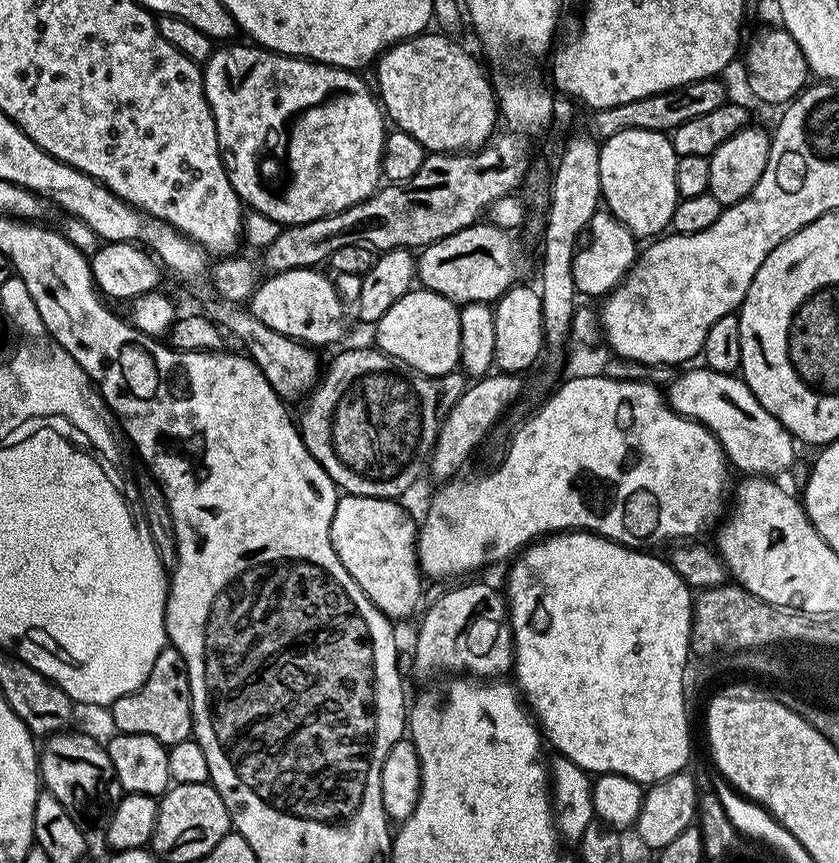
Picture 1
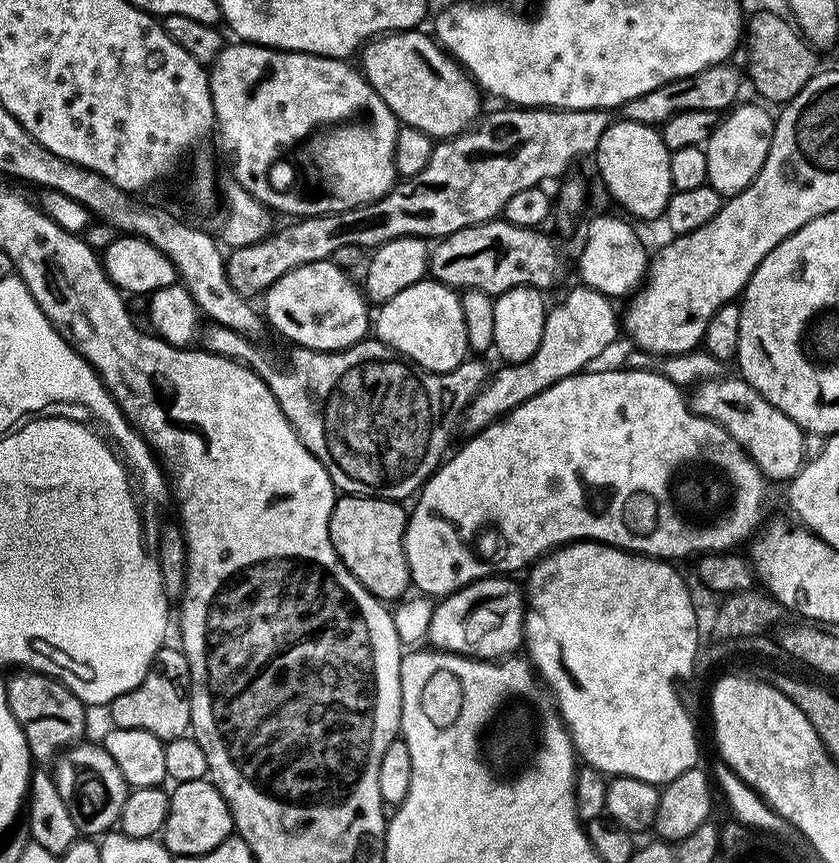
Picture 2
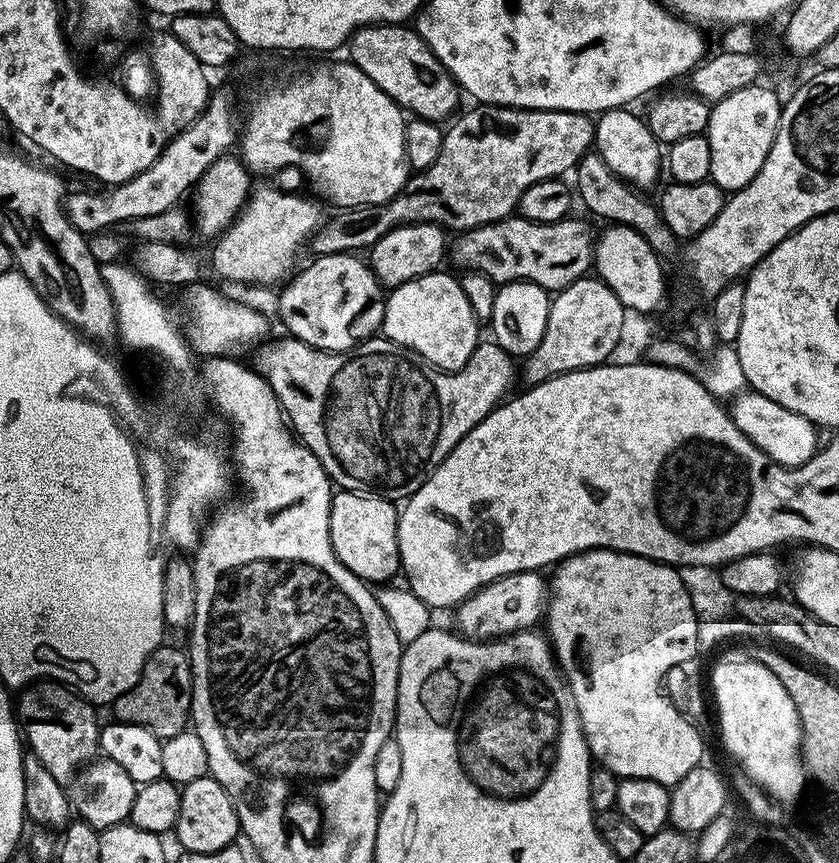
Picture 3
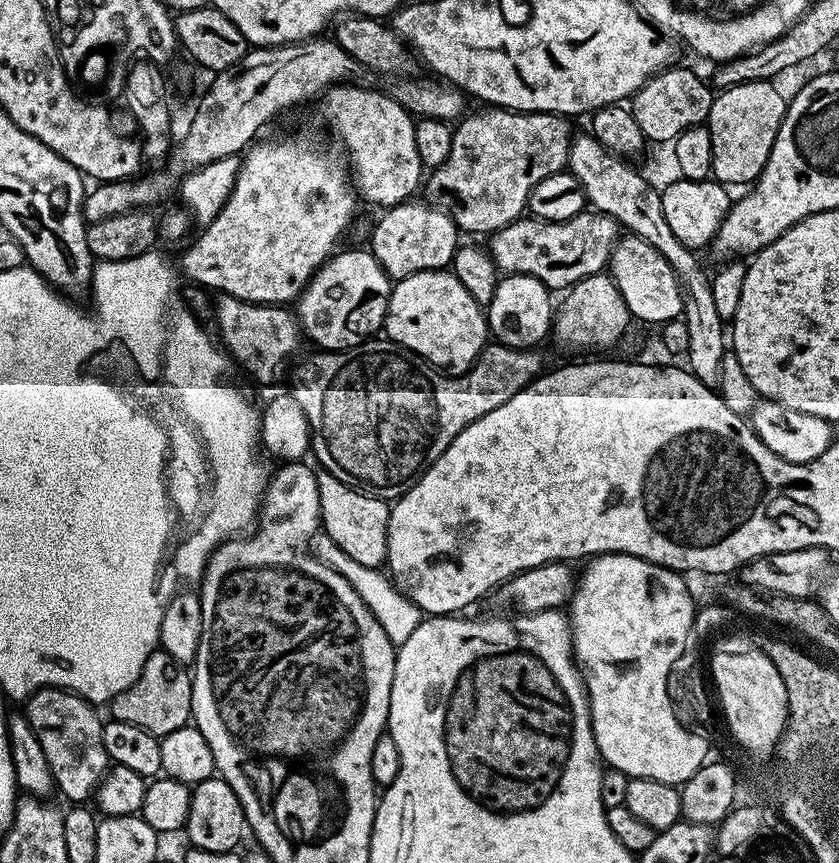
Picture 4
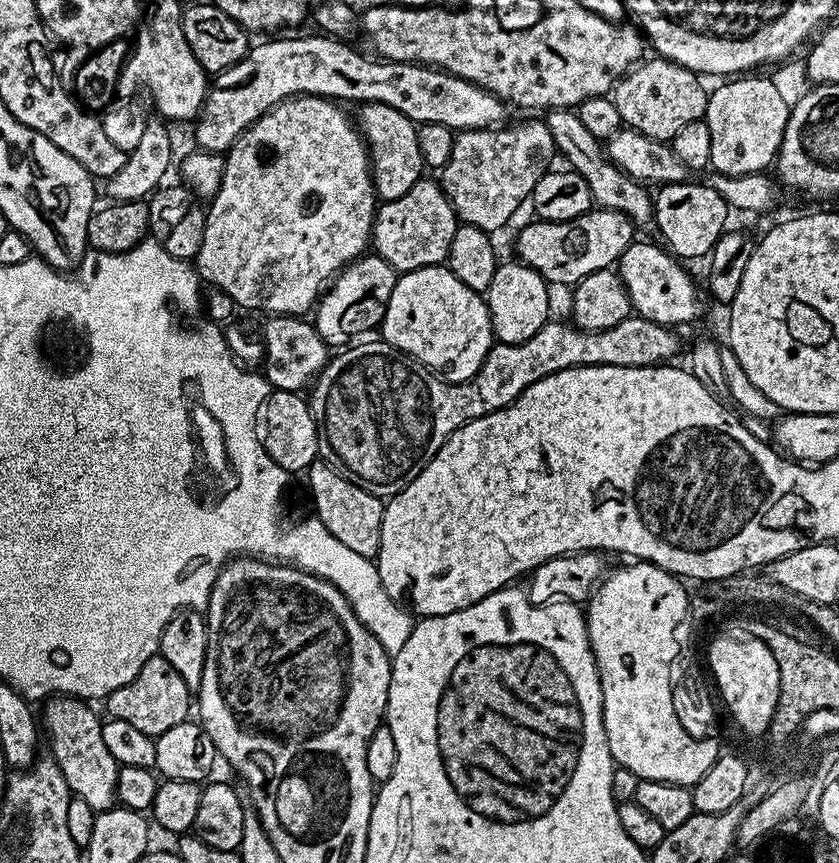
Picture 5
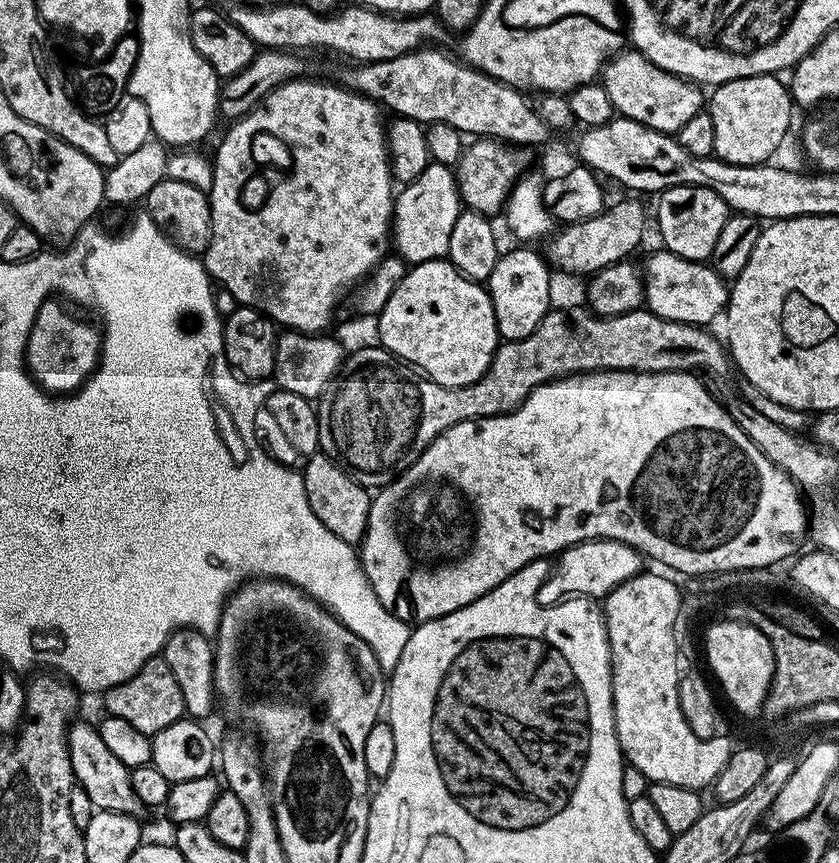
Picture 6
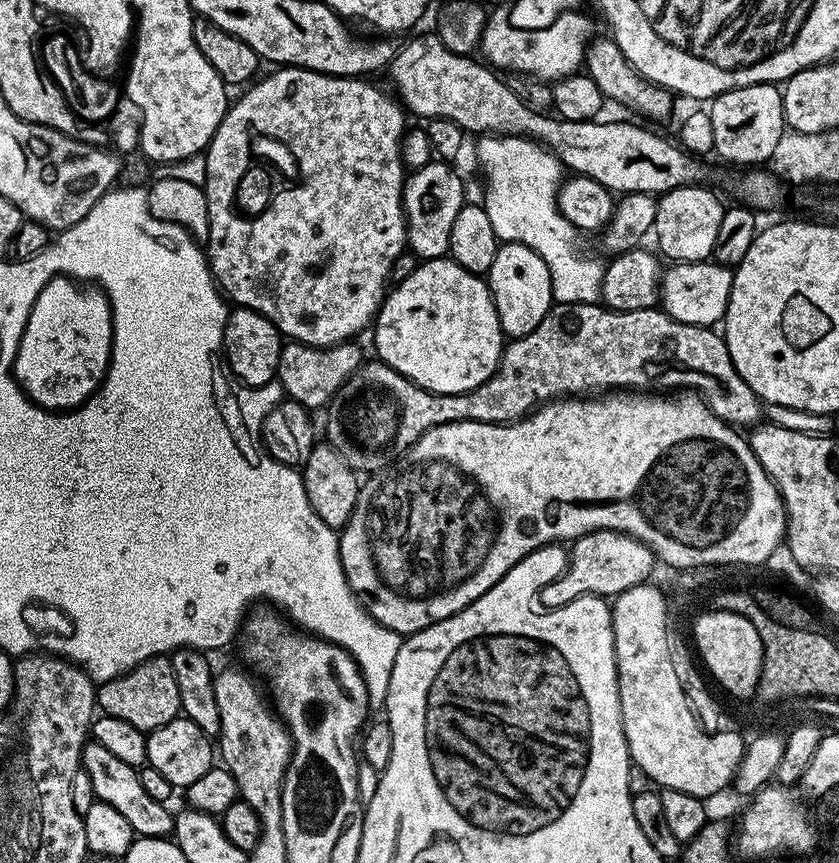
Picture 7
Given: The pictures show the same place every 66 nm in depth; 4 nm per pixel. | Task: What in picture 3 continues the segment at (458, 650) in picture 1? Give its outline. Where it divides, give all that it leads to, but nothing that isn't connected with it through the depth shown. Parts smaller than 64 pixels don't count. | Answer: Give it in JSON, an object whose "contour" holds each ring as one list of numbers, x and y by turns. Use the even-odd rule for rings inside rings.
{"contour":[[539,571,515,572,506,574,485,588,477,590,473,596,467,596,455,609,459,635,470,640,494,640,497,636,509,636,511,632,532,630,541,623,546,612,550,595]]}

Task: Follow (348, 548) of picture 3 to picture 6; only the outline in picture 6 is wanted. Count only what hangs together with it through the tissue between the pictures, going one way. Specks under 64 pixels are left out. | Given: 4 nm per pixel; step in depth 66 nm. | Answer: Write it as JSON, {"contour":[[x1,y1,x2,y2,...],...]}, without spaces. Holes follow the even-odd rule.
{"contour":[[323,454,311,456,304,464,302,475,310,510,318,514,318,522,322,522,322,526,326,526,330,534,338,534,338,538,342,538,347,544,359,545,364,538,372,505,369,489,363,488,340,465,332,463,330,457]]}

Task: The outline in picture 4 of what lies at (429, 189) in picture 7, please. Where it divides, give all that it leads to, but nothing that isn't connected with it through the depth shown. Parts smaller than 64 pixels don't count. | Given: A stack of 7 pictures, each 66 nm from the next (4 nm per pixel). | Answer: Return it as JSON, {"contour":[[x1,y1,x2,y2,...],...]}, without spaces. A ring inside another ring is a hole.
{"contour":[[409,198,403,204,395,204,392,208,387,209,370,232,370,251,377,262,384,268,385,274,391,277,393,281,405,280,407,276,413,276,419,272,439,272,447,269,455,257,458,247,458,229,456,224,447,212,436,207,431,202,419,204,419,199]]}

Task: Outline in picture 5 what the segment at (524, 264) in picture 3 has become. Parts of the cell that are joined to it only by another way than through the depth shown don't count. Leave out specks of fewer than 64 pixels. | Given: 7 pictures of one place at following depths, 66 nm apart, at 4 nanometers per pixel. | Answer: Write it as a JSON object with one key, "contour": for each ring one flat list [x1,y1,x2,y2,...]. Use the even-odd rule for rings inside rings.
{"contour":[[596,206,591,212,566,222,550,222,539,218,533,221,533,224,526,225,516,236,515,259,519,263,531,266,549,284,575,286,582,278,586,278,586,274,594,274,603,268,612,268,619,261,621,254,634,242,634,236,632,236,634,225,631,218,616,209]]}

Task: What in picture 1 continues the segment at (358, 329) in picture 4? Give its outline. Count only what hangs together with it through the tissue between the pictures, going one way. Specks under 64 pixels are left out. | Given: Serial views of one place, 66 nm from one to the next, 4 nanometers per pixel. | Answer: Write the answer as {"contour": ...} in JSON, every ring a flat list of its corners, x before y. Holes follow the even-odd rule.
{"contour":[[311,267,296,268,265,277,248,301,249,311,272,330,309,346,324,346,338,341,344,332,346,308,337,293,335,281,318,271]]}

